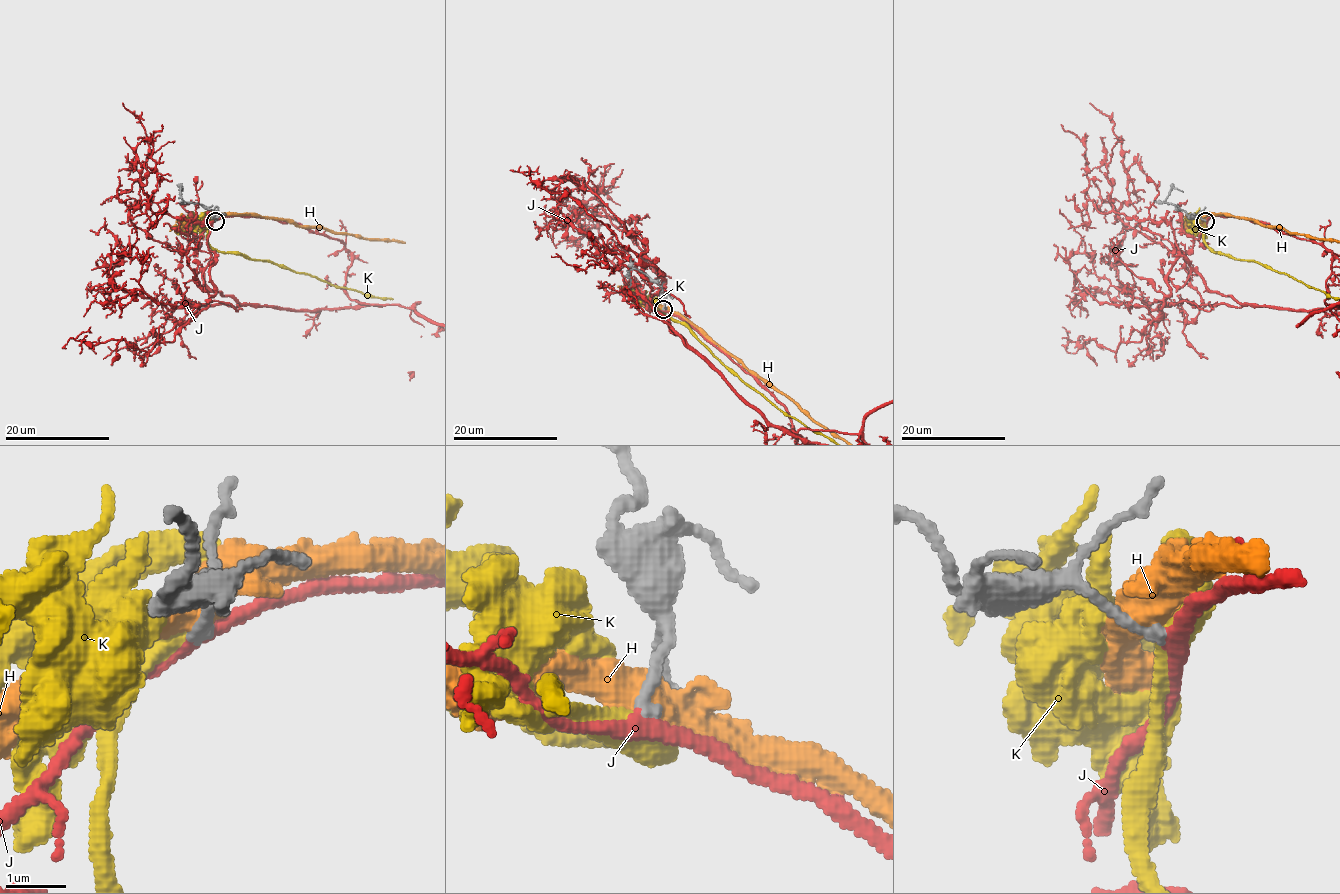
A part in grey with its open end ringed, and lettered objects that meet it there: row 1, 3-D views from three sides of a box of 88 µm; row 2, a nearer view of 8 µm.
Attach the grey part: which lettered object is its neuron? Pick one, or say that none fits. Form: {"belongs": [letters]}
{"belongs": ["J"]}

